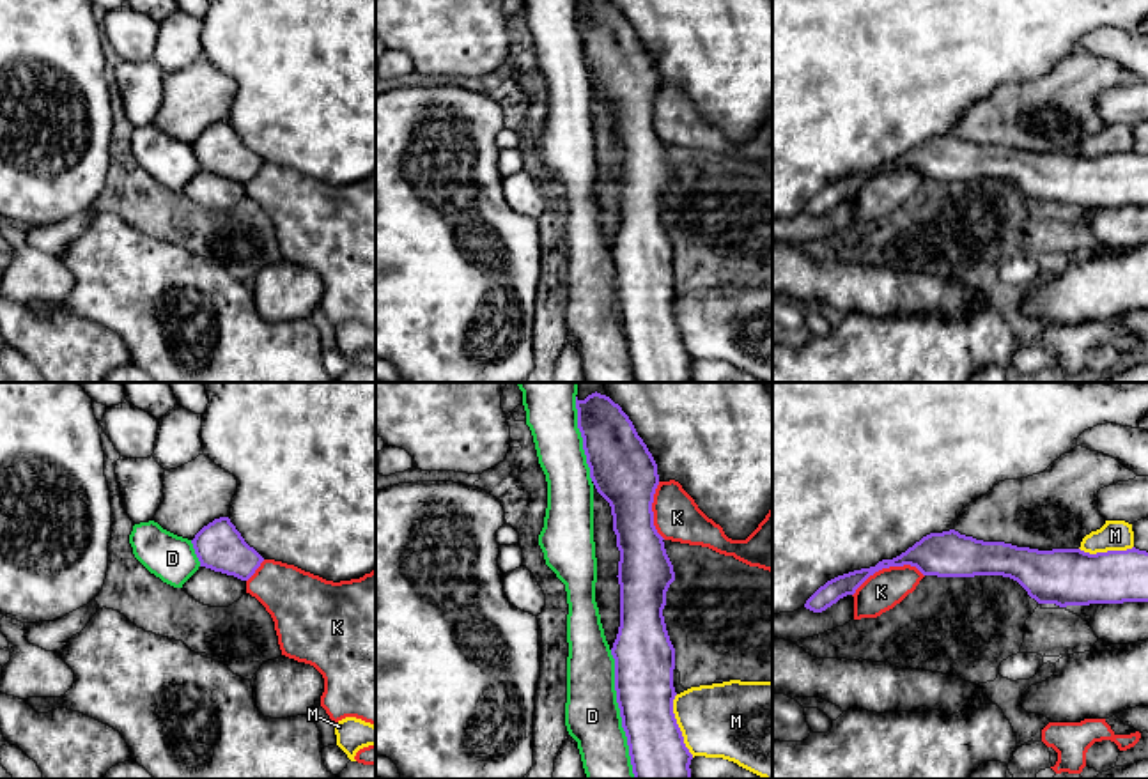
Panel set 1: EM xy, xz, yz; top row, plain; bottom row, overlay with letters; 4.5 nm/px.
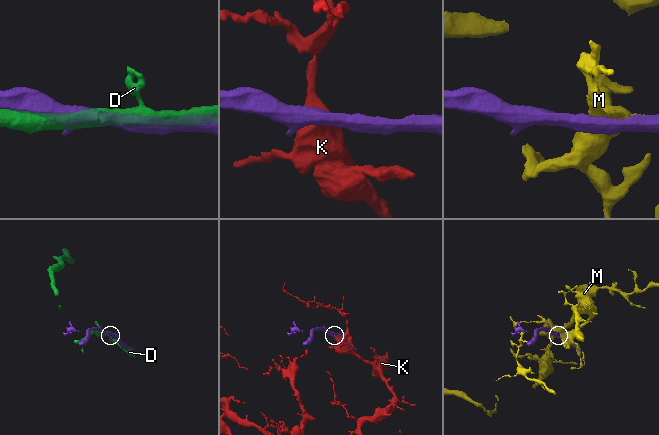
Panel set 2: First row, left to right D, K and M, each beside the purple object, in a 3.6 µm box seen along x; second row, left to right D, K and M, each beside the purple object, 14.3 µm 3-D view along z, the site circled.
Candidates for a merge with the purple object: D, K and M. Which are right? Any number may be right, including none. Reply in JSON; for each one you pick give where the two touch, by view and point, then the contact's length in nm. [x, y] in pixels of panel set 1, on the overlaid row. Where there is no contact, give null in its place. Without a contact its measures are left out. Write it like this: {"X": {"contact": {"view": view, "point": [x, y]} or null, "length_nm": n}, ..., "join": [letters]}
{"join": []}

